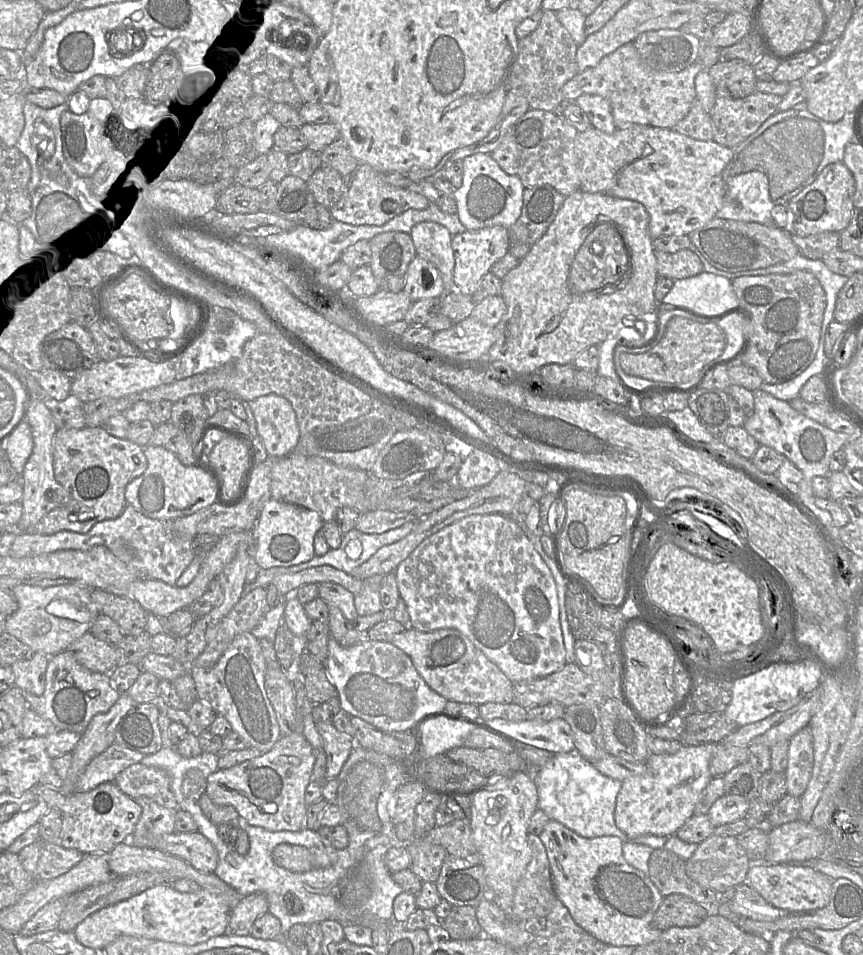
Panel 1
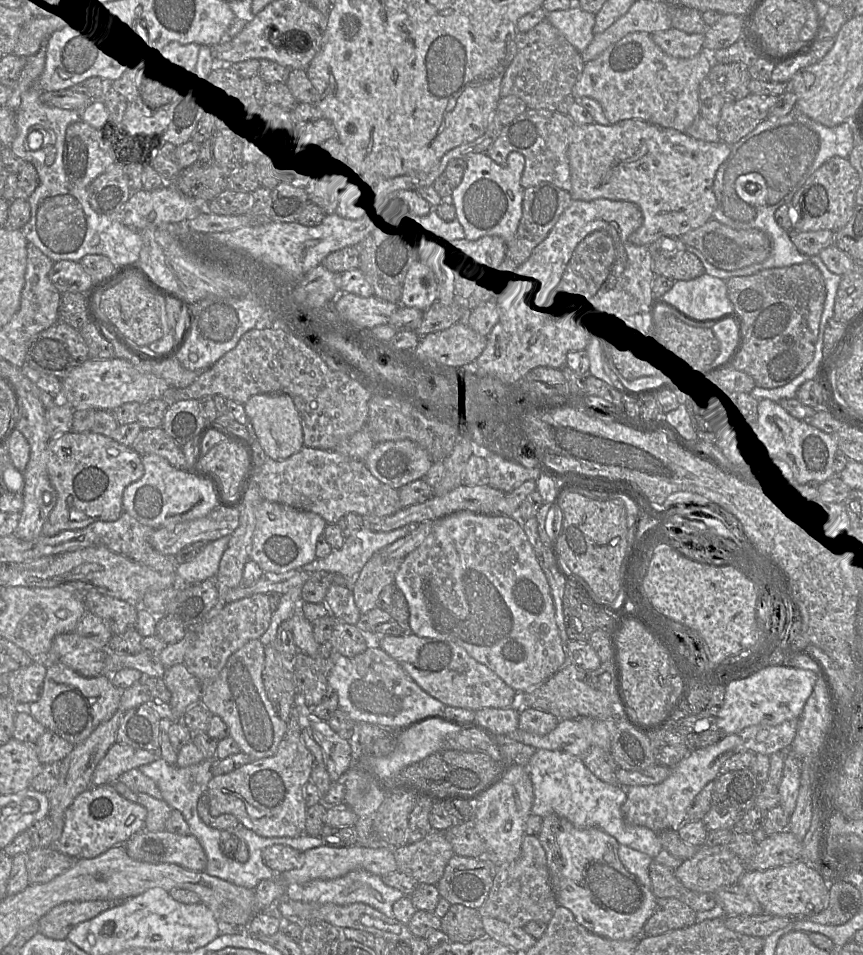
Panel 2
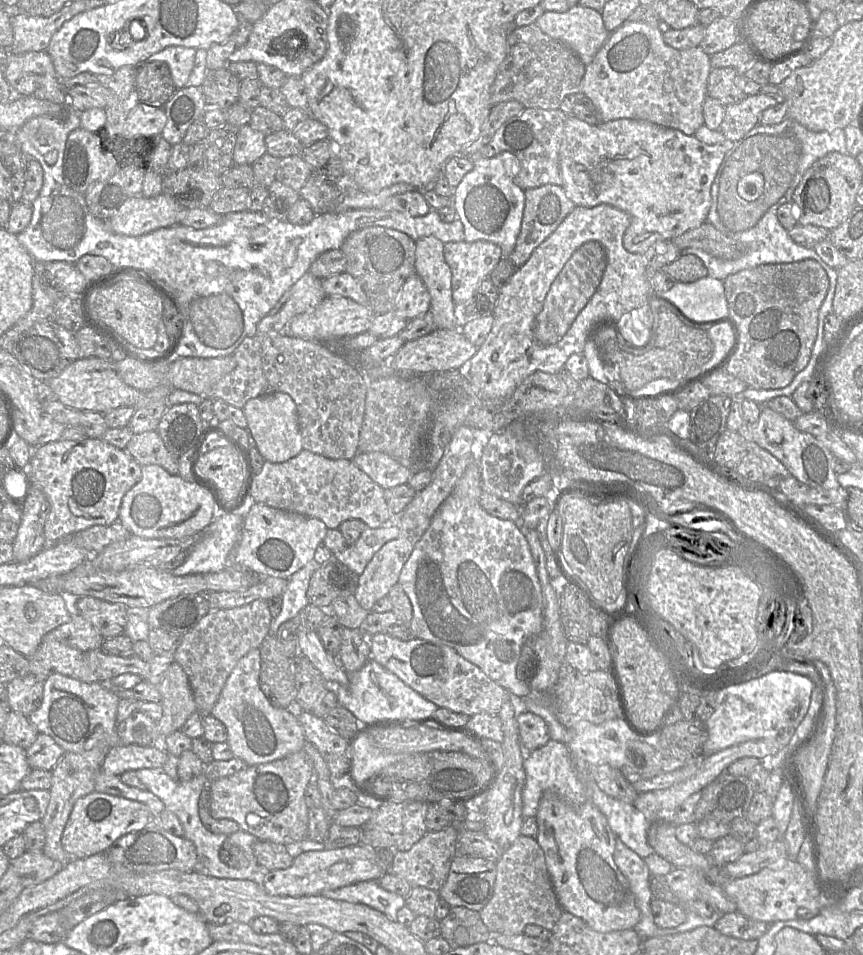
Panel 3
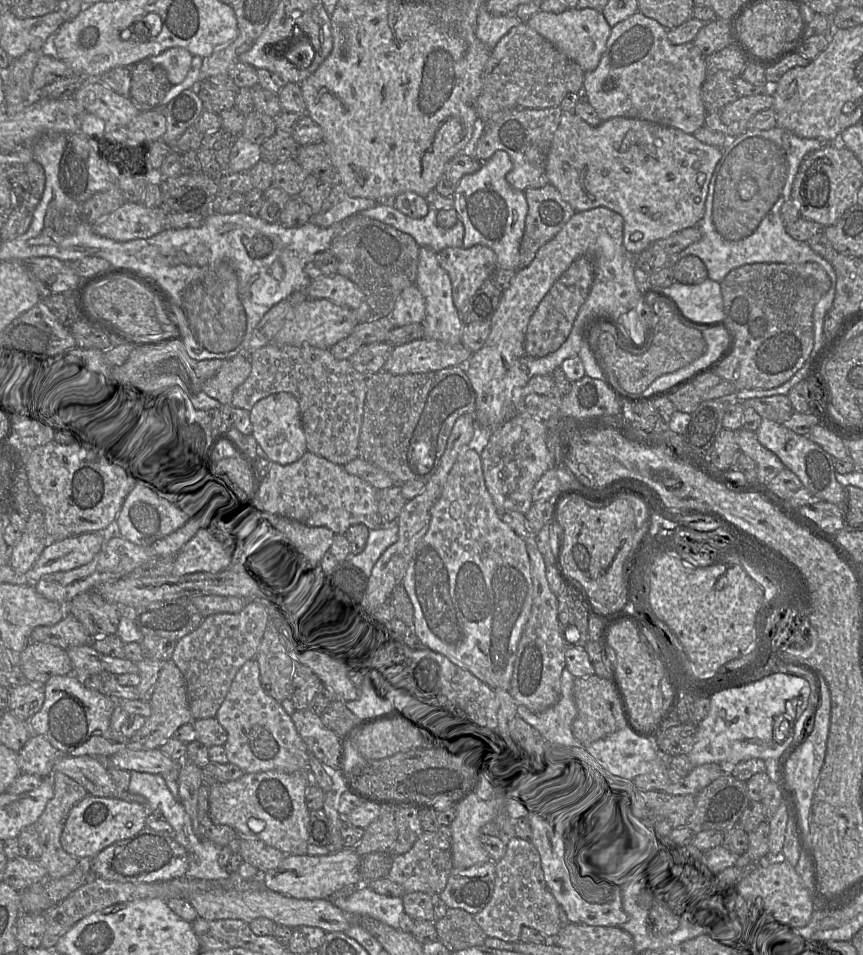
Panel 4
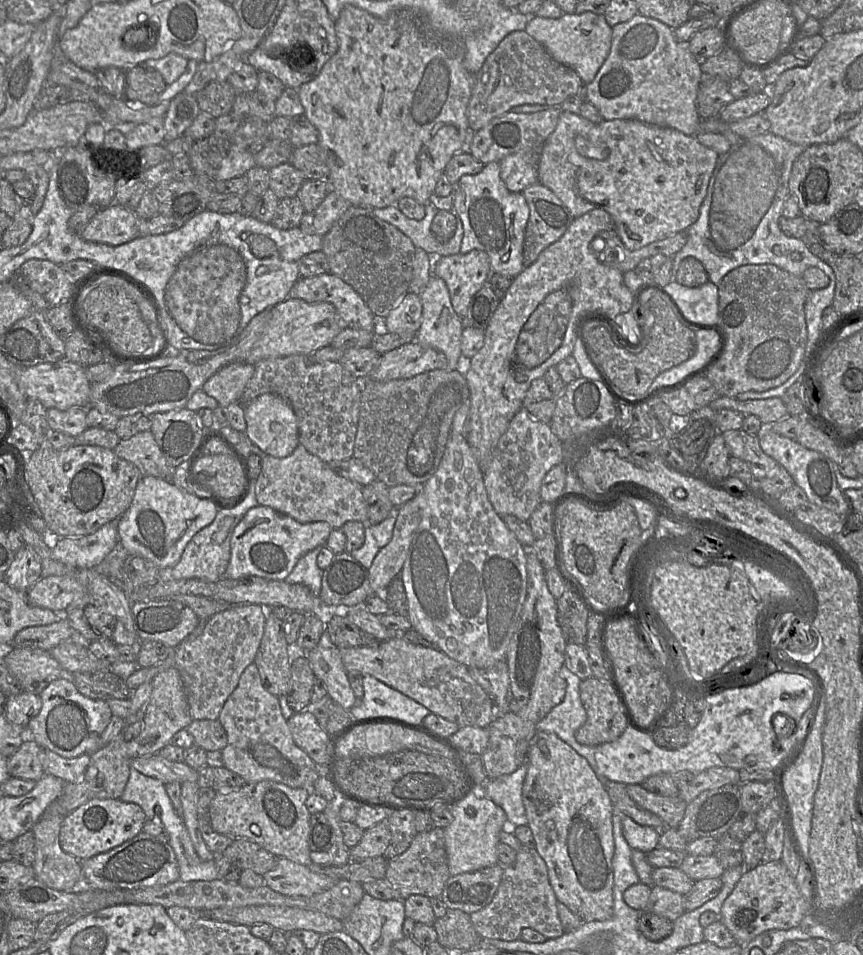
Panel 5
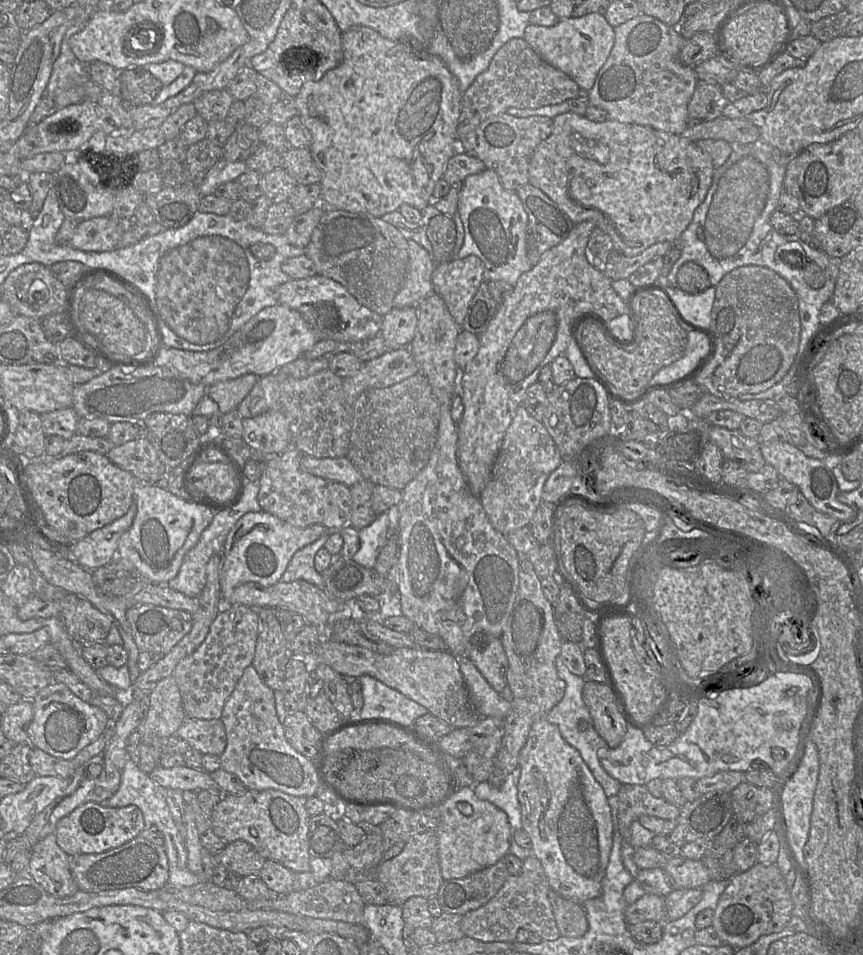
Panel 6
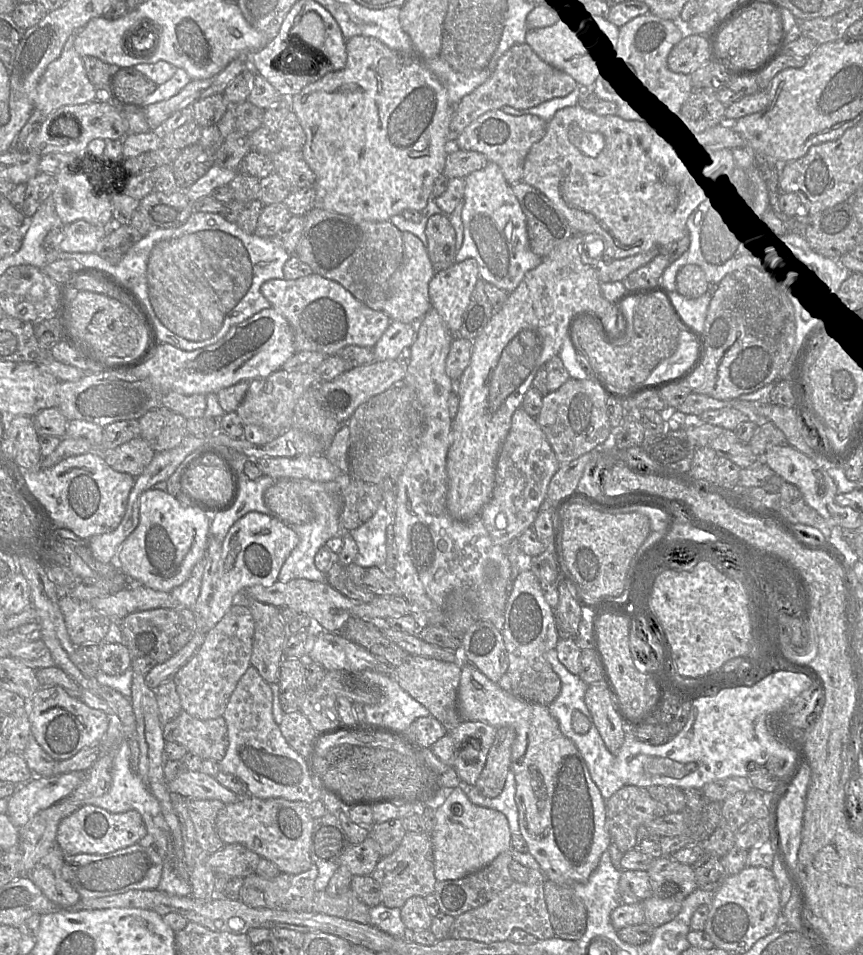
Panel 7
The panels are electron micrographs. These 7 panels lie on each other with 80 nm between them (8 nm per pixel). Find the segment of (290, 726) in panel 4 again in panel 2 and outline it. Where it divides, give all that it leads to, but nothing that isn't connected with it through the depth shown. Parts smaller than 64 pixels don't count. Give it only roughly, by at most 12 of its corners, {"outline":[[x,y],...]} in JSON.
{"outline":[[262,643],[229,657],[200,700],[241,752],[273,756],[287,731],[264,688]]}

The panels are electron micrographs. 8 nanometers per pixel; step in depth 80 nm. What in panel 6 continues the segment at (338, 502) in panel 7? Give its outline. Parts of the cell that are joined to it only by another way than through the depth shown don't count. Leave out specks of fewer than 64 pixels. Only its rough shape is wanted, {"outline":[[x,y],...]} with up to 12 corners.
{"outline":[[330,531],[295,552],[281,581],[305,580],[324,587],[323,573],[316,570],[316,553]]}

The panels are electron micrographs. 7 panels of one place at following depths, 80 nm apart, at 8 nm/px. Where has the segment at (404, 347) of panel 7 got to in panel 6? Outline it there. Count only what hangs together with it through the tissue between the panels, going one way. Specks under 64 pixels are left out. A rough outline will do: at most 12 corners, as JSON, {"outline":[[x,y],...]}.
{"outline":[[417,307],[392,308],[380,335],[388,350],[409,347]]}

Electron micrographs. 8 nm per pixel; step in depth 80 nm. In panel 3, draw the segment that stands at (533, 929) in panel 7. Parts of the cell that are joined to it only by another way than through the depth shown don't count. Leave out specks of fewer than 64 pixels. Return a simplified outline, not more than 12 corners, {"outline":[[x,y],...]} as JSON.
{"outline":[[520,835],[479,911],[491,933],[551,931],[562,912],[542,848]]}

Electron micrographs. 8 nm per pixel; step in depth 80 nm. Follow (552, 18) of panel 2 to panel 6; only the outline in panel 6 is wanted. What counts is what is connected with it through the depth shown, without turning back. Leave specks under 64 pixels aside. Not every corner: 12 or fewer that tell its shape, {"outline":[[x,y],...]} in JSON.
{"outline":[[604,15],[530,23],[524,39],[589,91],[615,30]]}

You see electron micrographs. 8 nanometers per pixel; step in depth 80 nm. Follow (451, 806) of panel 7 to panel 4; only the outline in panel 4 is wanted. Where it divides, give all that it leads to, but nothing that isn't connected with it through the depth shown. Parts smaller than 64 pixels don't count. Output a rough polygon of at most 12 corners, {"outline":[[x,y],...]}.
{"outline":[[469,793],[450,825],[452,862],[466,869],[490,860],[481,828],[494,818],[492,801]]}

